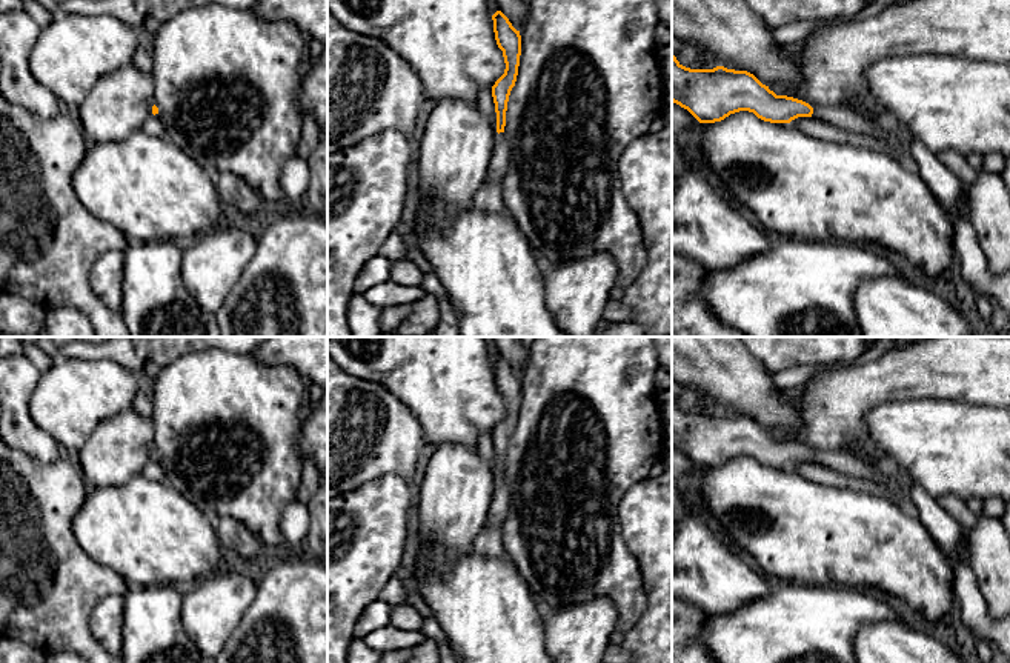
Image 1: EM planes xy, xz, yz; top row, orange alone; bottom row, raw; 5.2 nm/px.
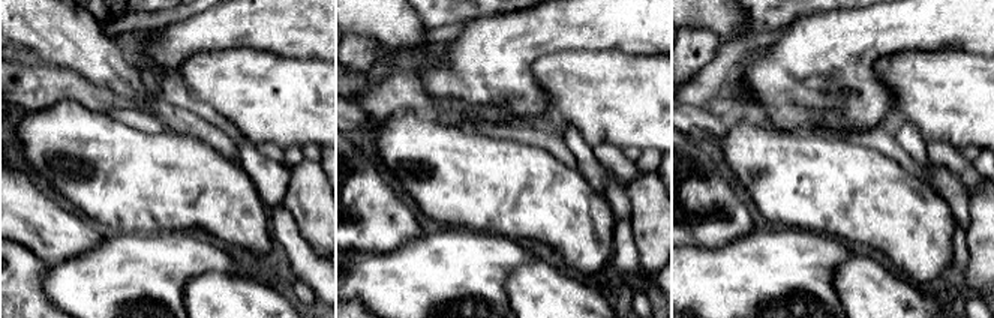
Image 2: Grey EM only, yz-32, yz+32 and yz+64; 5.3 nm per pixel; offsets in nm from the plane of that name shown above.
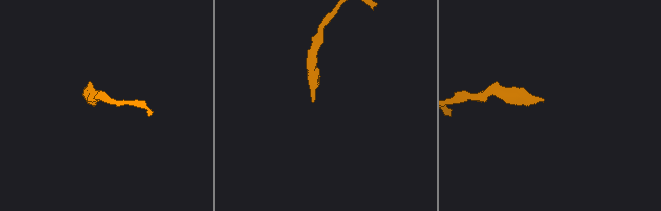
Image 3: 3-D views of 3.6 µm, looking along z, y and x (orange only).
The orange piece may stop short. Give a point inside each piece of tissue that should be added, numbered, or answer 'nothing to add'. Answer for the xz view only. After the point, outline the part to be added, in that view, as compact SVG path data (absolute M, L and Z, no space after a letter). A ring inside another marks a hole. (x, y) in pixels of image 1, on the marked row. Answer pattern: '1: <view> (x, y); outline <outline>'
1: xz (498, 163); outline M503 132L497 134L495 149L489 162L487 177L501 185L509 168L510 148Z

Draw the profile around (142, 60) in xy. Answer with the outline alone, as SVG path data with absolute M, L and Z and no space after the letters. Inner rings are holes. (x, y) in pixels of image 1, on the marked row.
M146 38L141 40L141 43L137 46L132 58L132 65L140 69L141 72L151 72L154 66L152 60L152 51L146 42Z

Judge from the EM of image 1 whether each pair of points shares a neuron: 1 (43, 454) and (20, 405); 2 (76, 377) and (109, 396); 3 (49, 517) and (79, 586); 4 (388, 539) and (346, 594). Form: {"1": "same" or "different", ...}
{"1": "same", "2": "same", "3": "same", "4": "same"}

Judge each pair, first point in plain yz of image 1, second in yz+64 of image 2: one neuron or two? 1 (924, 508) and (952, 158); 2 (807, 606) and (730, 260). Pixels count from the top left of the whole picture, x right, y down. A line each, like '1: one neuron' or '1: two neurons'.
1: two neurons
2: one neuron

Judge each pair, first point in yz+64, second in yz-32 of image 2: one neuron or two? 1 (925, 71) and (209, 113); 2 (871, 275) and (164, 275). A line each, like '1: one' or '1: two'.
1: two
2: two

